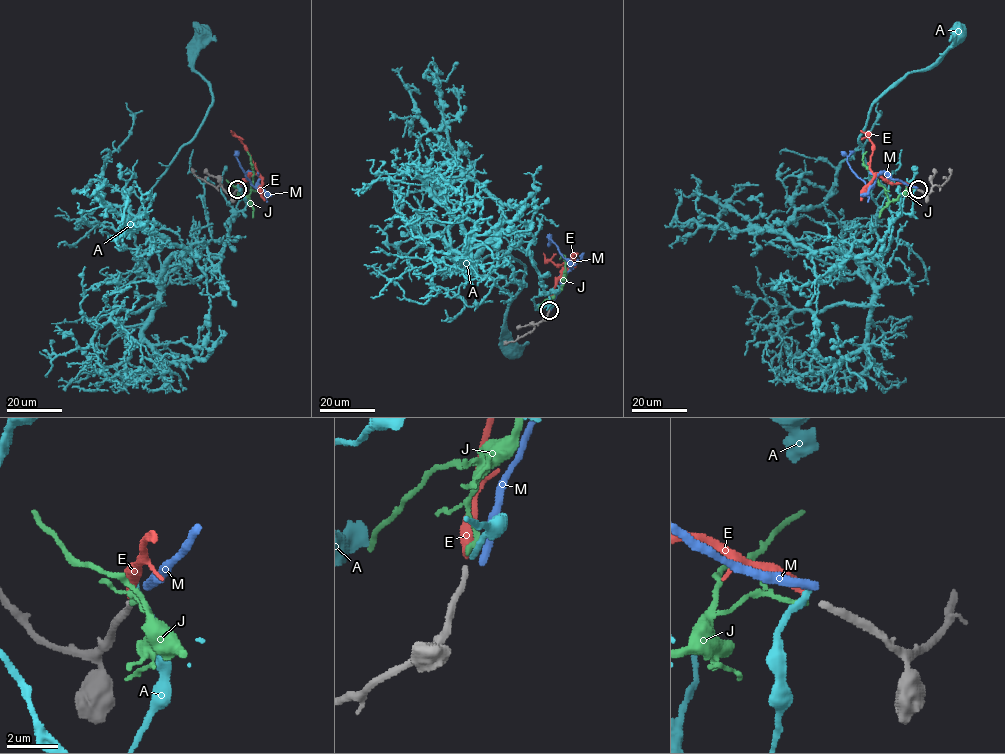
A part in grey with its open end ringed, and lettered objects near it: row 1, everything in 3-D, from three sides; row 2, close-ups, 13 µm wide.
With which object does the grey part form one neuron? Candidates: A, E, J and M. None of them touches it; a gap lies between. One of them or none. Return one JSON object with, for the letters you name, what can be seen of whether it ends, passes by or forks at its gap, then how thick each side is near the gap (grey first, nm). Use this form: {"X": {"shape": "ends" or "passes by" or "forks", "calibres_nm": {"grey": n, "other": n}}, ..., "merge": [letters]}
{"E": {"shape": "ends", "calibres_nm": {"grey": 240, "other": 360}}, "merge": ["E"]}

